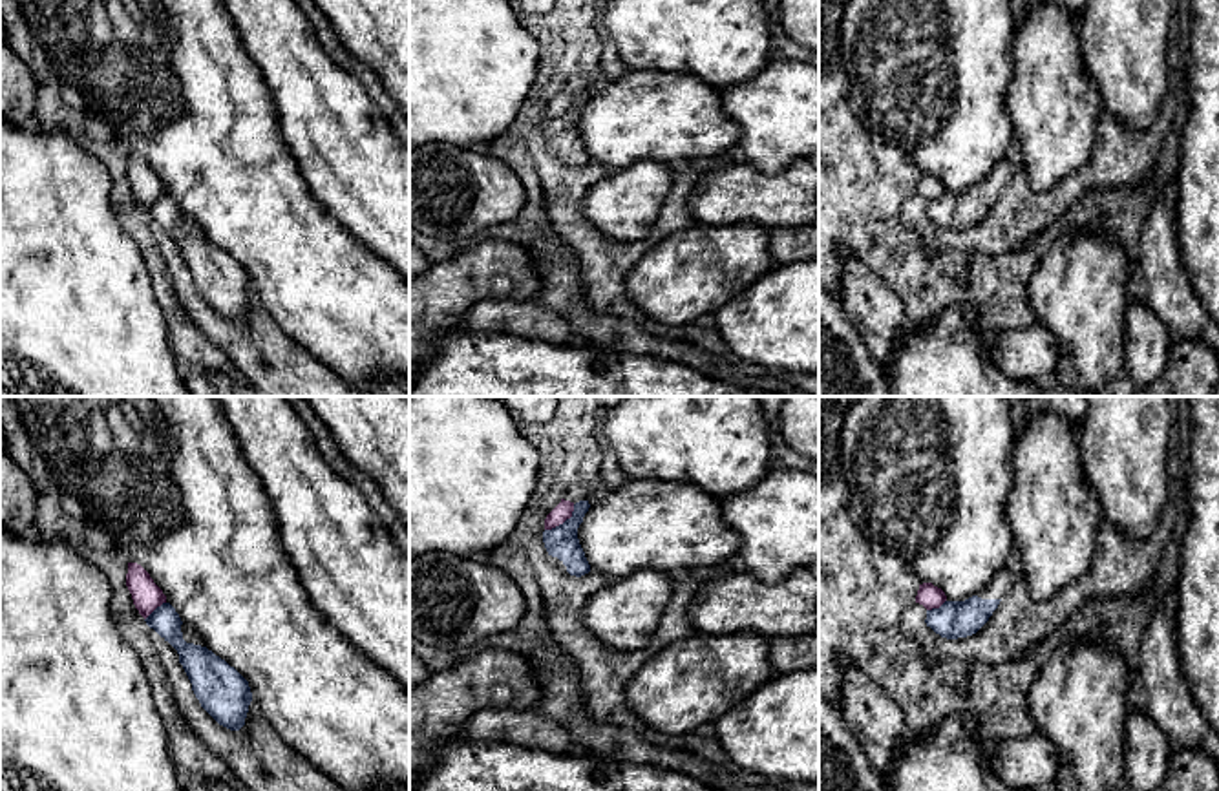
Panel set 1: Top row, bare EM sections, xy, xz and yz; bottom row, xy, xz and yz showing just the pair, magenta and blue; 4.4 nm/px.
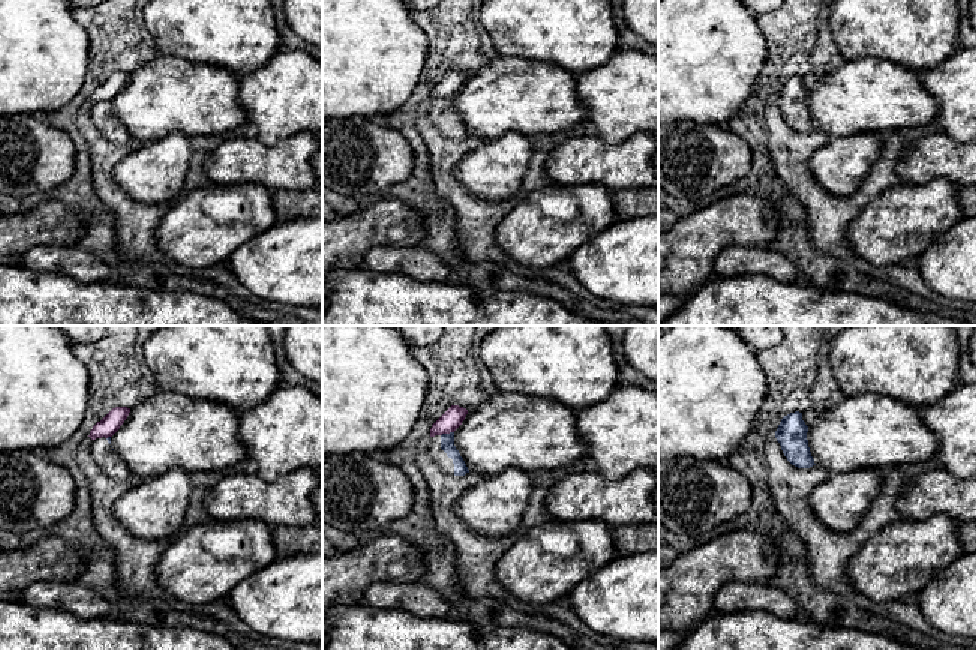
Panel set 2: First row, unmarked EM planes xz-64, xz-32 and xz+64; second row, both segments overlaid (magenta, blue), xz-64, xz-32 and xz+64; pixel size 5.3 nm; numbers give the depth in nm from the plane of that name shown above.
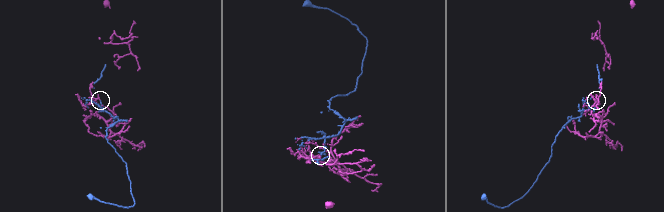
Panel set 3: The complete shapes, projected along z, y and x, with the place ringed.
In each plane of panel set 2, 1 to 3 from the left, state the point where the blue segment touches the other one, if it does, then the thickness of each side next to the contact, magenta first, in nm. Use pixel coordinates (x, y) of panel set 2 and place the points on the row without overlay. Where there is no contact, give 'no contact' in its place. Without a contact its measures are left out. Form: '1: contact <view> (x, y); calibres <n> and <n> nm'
1: contact xz-64 (108, 99); calibres 100 and 20 nm
2: contact xz-32 (447, 96); calibres 110 and 80 nm
3: no contact

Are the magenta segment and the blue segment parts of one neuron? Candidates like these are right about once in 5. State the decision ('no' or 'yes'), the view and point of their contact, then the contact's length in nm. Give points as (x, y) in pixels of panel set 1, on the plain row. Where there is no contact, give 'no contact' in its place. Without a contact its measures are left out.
no; meets magenta in xz at (563, 112); contact 180 nm long

